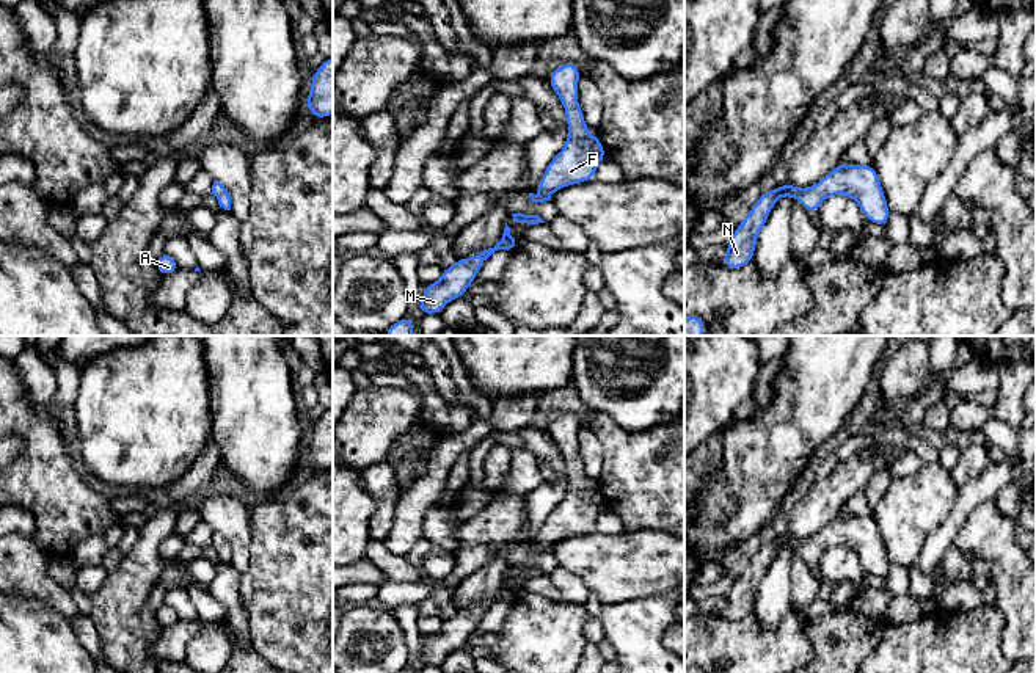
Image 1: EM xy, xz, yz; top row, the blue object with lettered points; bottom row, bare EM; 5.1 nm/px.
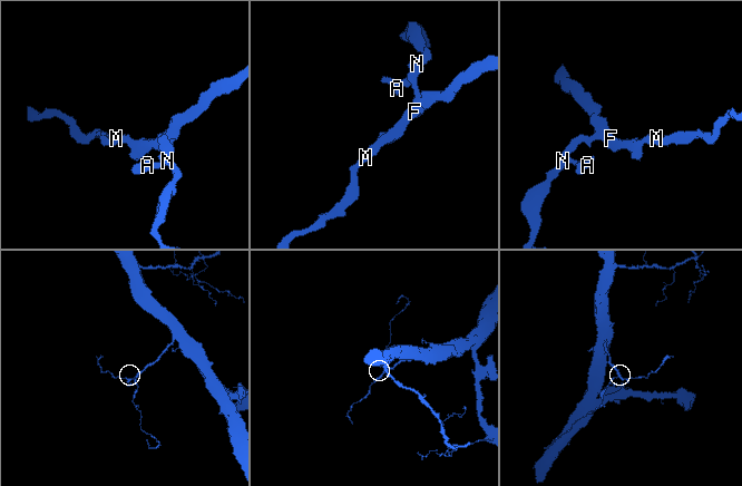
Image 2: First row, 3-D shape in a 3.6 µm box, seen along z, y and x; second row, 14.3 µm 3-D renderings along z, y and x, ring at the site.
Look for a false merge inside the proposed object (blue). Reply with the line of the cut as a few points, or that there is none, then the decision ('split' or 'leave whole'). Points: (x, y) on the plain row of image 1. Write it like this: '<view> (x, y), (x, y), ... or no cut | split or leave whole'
no cut | leave whole

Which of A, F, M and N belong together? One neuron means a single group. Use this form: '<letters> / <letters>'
A F M N

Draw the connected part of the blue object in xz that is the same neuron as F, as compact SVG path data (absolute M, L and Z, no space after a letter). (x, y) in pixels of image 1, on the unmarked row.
M567 413L548 427L549 438L567 461L568 485L564 500L548 515L538 544L529 544L532 554L549 552L556 541L567 537L595 532L598 515L607 510L600 486L587 486L589 477L578 455L579 428L581 422L573 413Z

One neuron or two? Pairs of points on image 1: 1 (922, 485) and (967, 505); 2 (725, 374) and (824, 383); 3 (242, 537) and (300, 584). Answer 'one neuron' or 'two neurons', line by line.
1: two neurons
2: two neurons
3: two neurons

